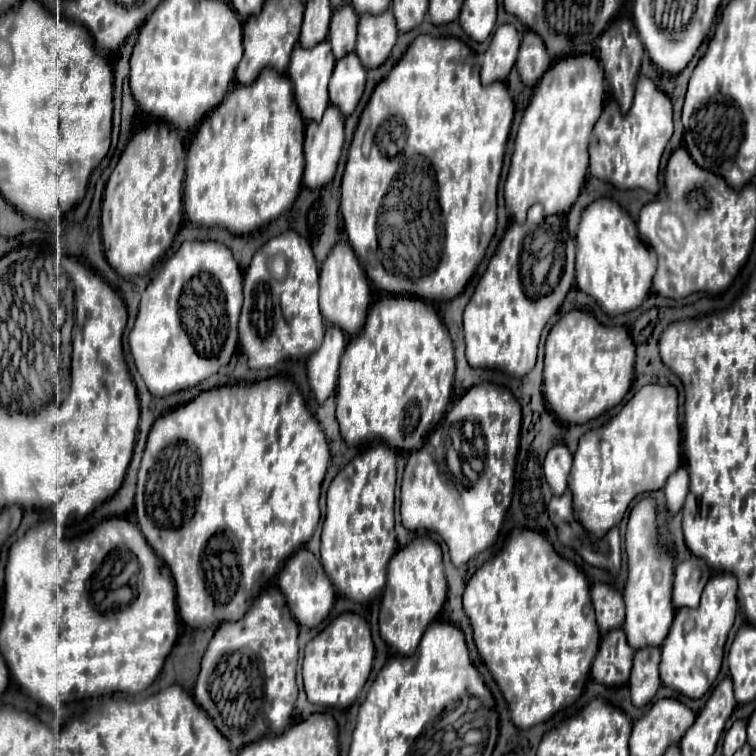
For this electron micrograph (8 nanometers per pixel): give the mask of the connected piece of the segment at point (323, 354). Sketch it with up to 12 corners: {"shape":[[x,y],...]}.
{"shape":[[328,326],[308,356],[308,382],[318,402],[336,388],[348,336]]}

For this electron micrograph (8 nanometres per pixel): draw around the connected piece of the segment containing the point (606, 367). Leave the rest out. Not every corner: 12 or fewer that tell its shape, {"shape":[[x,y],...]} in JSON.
{"shape":[[564,314],[546,338],[544,398],[582,424],[622,402],[636,344]]}

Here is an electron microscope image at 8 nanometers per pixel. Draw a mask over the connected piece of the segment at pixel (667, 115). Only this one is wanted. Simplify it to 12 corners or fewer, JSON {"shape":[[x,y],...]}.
{"shape":[[650,76],[606,102],[590,174],[658,192],[672,100]]}

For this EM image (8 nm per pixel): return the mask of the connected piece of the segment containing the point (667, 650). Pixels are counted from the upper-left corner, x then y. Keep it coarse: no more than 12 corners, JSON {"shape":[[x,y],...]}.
{"shape":[[718,572],[698,610],[676,612],[660,678],[700,698],[720,672],[738,610],[736,576]]}

